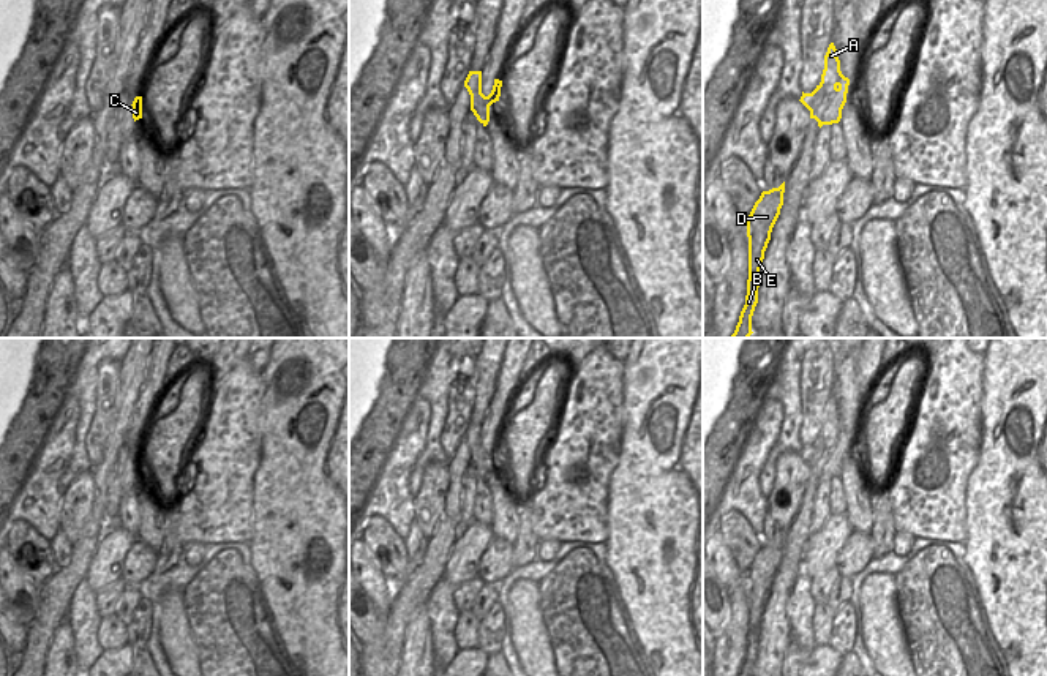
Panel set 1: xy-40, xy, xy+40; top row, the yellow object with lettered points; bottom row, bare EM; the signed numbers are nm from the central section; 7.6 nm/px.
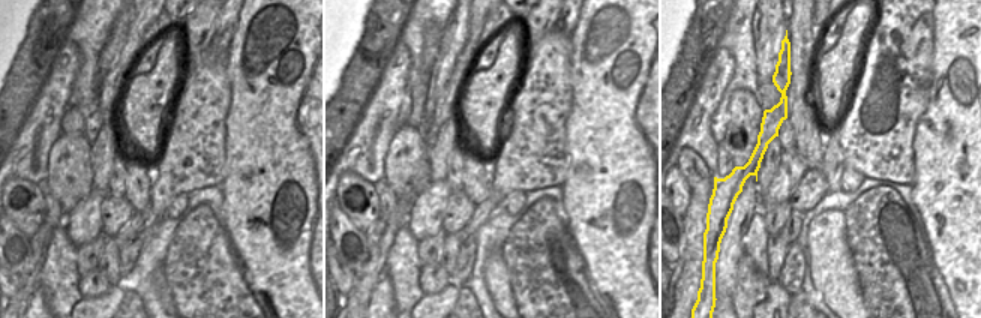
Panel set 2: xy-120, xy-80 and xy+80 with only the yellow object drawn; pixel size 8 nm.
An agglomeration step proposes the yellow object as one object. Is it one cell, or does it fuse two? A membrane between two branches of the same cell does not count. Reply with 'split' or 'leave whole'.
leave whole

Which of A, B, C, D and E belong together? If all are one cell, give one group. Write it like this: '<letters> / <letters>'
A B C D E

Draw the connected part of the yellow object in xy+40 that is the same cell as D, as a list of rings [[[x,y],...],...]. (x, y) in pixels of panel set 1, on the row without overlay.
[[[785,535],[779,542],[763,545],[747,572],[749,633],[745,659],[741,665],[739,676],[752,676],[758,657],[760,622],[771,594],[772,581],[783,559],[783,546]]]

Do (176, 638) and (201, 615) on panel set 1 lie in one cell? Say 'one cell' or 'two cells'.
two cells

